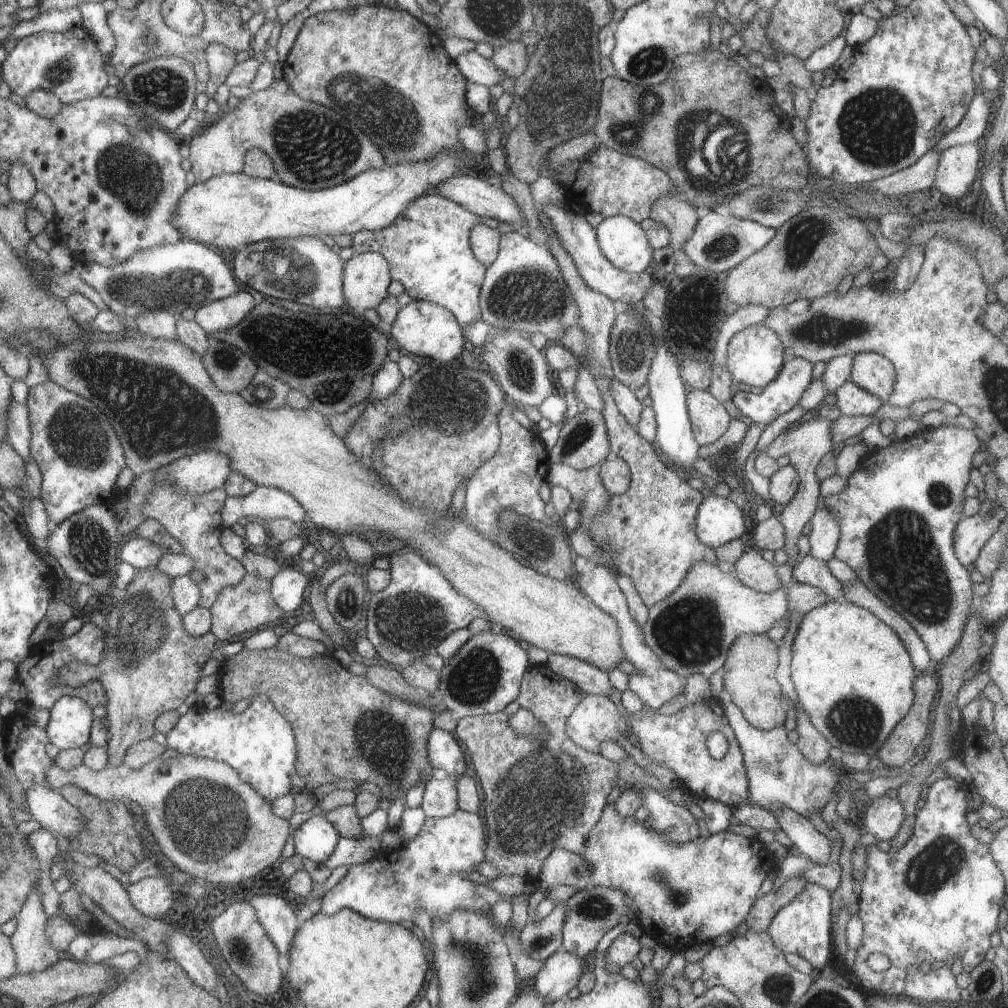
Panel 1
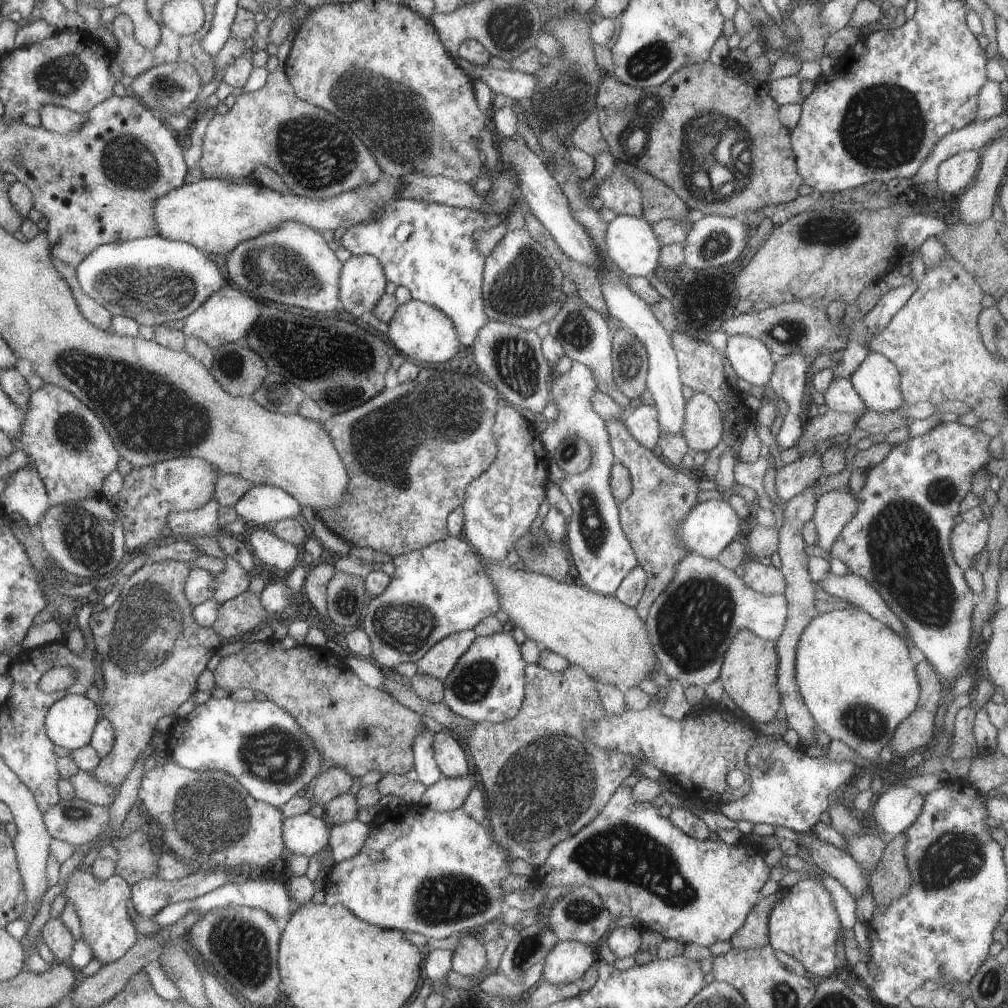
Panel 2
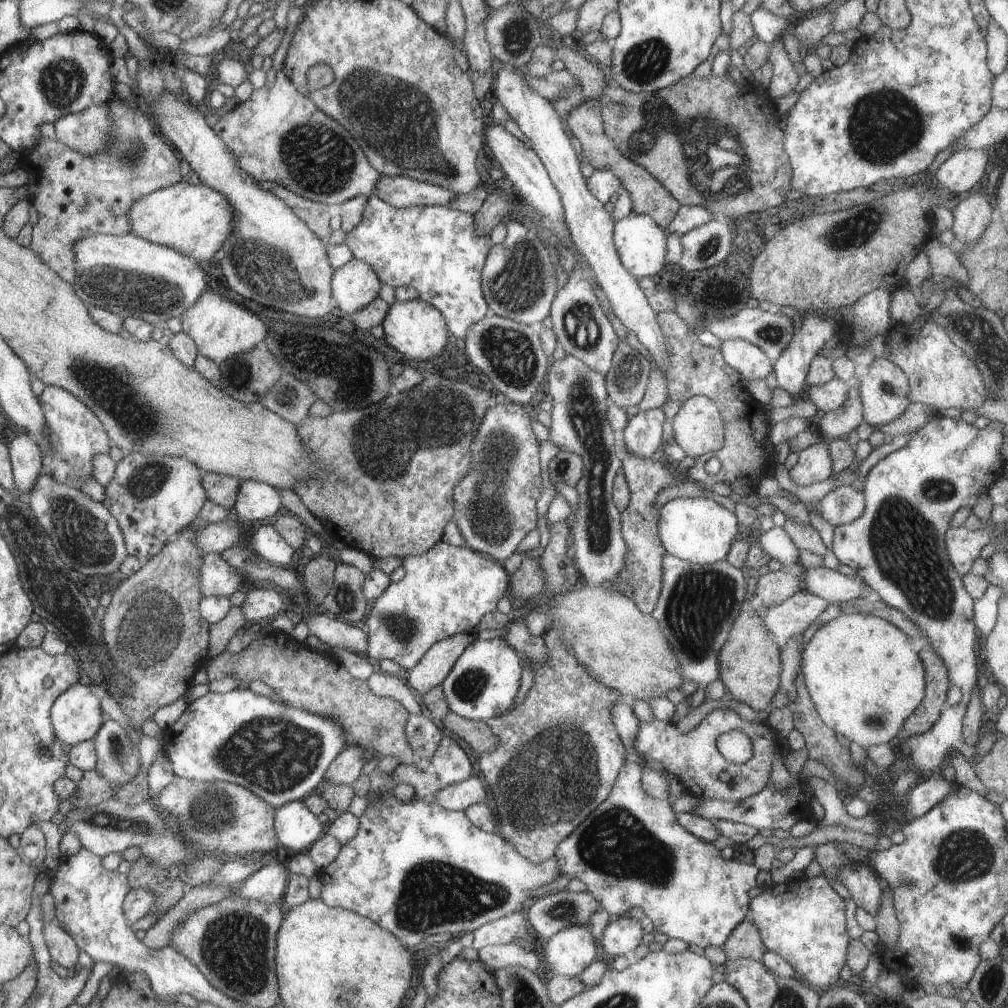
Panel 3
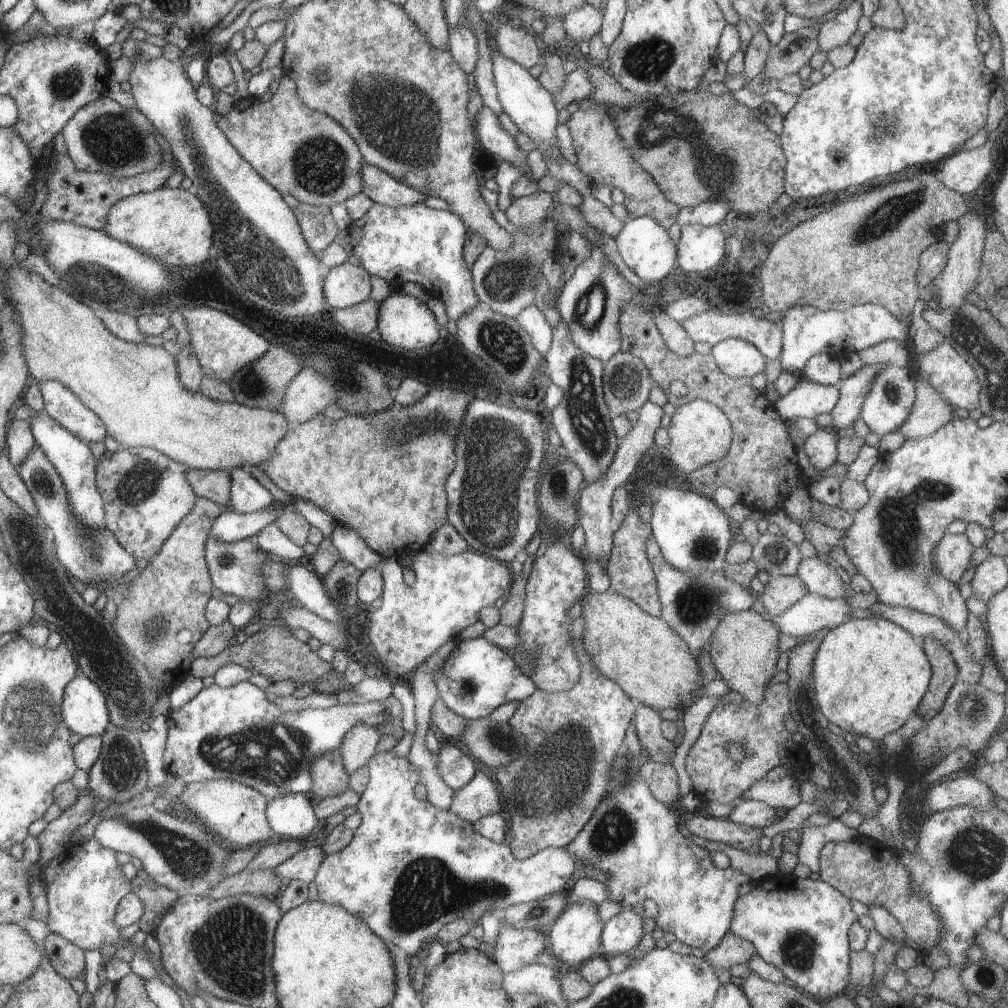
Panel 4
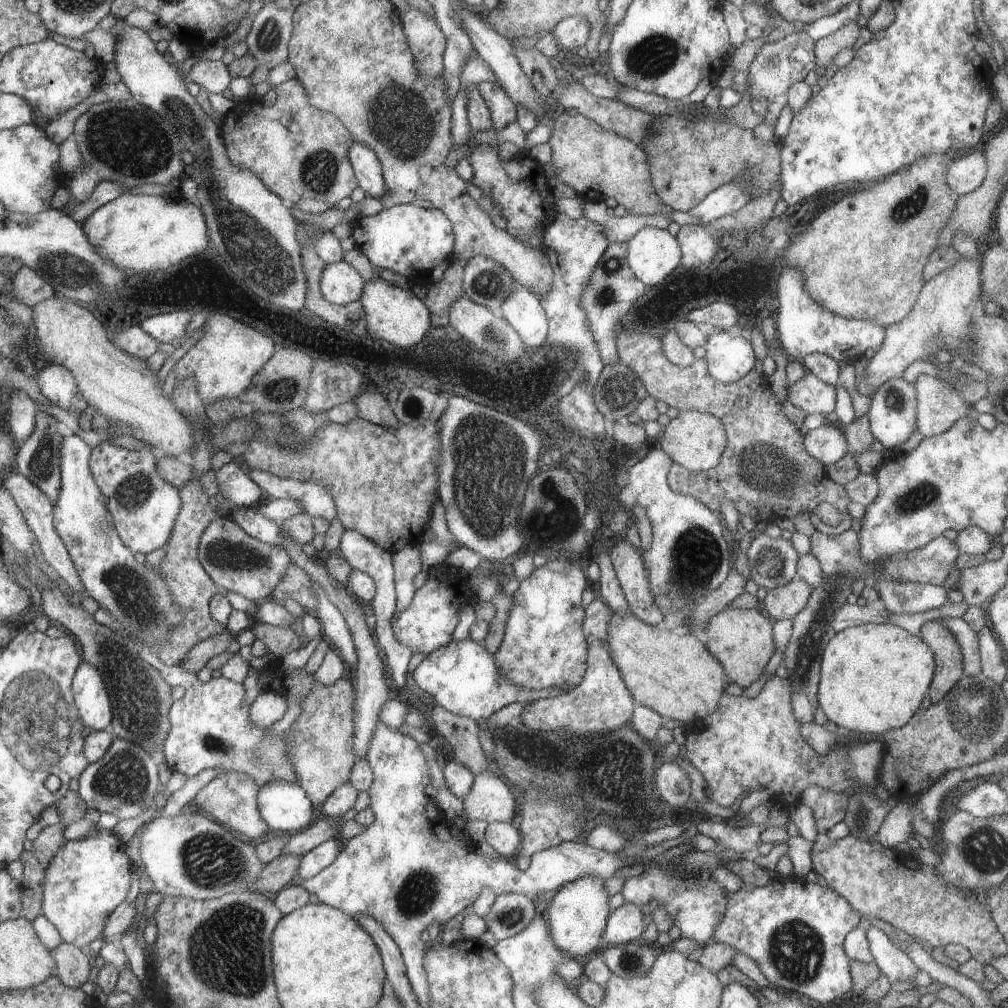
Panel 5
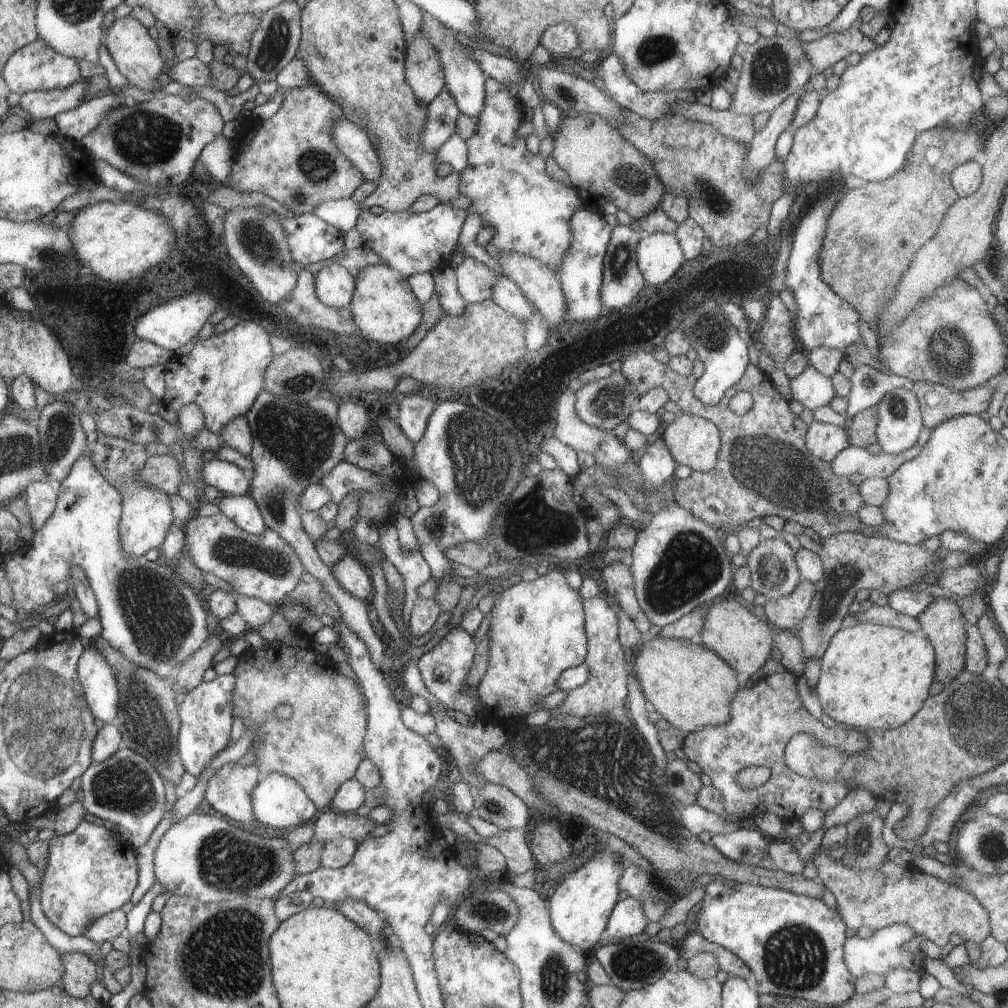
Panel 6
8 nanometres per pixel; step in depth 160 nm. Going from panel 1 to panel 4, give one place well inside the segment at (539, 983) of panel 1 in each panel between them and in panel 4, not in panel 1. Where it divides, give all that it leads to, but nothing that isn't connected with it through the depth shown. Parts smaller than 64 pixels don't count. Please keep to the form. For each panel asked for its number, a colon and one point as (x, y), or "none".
2: (567, 961)
3: (570, 950)
4: (574, 938)

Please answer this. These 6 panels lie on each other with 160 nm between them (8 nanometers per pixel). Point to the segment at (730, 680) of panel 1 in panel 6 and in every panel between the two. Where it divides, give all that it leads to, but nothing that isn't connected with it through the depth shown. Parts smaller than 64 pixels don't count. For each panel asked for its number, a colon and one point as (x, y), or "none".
2: (748, 673)
3: (750, 666)
4: (745, 650)
5: (741, 640)
6: (731, 630)

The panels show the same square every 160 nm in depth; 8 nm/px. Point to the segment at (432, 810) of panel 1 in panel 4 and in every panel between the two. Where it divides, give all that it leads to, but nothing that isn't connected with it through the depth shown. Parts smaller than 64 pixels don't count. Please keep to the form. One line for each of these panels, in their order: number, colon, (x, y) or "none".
2: (447, 794)
3: (457, 797)
4: (479, 797)

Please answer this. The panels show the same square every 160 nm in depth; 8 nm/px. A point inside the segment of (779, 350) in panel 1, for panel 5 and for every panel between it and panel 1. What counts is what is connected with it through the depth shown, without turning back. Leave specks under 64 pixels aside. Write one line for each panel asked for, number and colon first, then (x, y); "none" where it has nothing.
2: (751, 359)
3: (752, 363)
4: (735, 357)
5: (729, 357)

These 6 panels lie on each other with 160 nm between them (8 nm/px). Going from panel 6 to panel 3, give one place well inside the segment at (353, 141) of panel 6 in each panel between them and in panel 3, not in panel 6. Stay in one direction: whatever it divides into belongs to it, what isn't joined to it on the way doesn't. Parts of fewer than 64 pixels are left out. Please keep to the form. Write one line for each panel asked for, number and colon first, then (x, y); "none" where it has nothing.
3: (403, 192)
4: (380, 187)
5: (367, 168)

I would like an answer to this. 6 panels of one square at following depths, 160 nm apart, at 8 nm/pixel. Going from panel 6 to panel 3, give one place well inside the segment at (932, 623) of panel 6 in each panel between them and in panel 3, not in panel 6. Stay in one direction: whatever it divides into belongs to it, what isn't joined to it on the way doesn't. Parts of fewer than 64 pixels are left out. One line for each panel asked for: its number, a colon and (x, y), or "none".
3: (937, 684)
4: (944, 675)
5: (948, 672)

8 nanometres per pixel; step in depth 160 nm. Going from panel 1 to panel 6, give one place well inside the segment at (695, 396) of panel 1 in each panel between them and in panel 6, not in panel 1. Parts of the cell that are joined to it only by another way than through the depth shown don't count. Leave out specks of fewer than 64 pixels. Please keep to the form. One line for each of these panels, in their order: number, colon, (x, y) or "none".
2: (703, 429)
3: (698, 427)
4: (700, 433)
5: (695, 440)
6: (695, 442)

